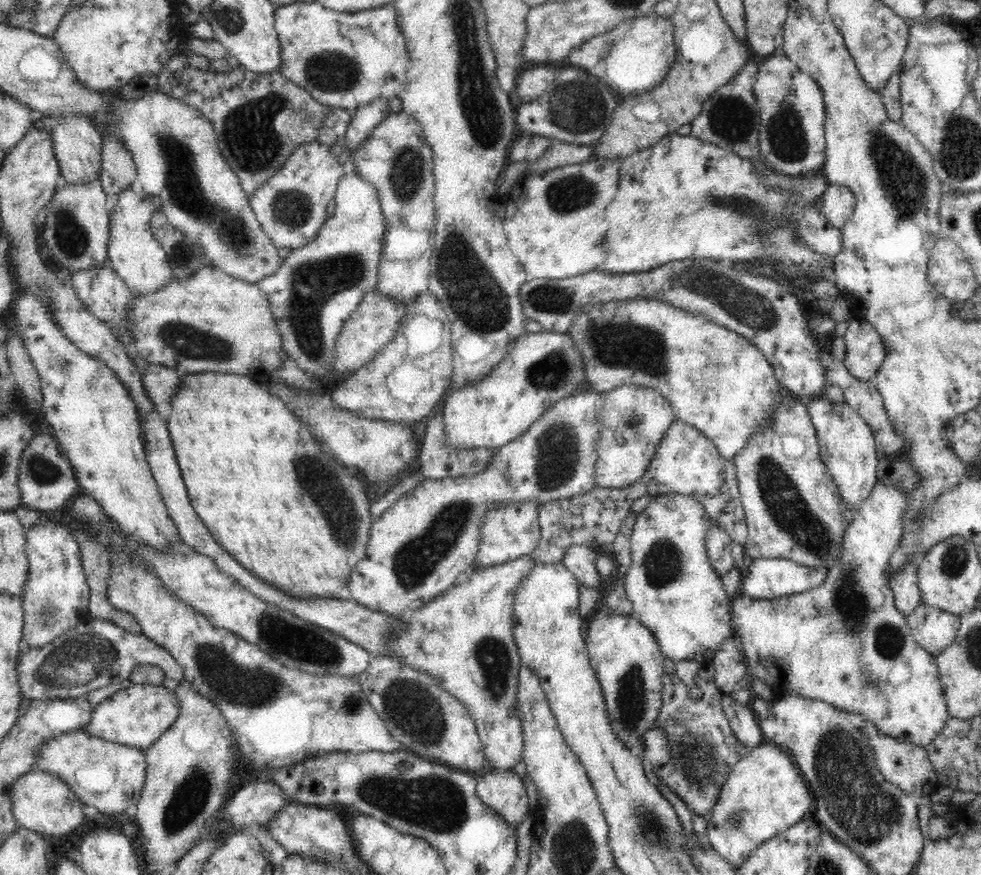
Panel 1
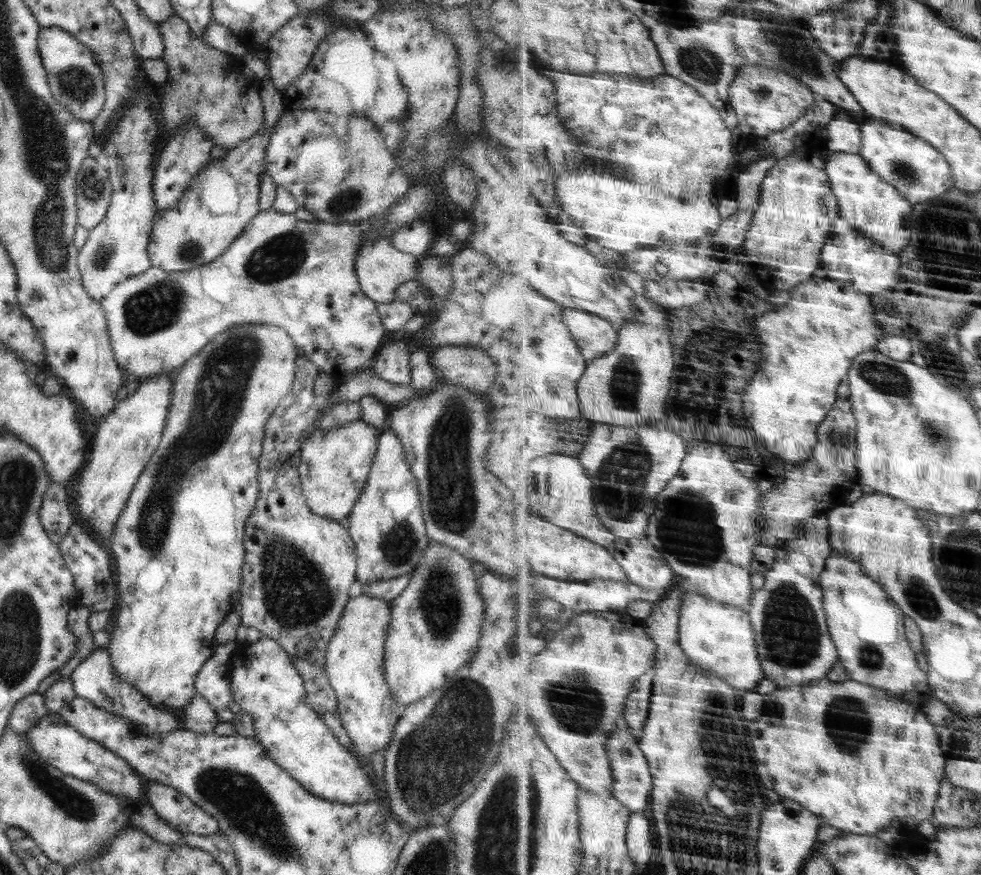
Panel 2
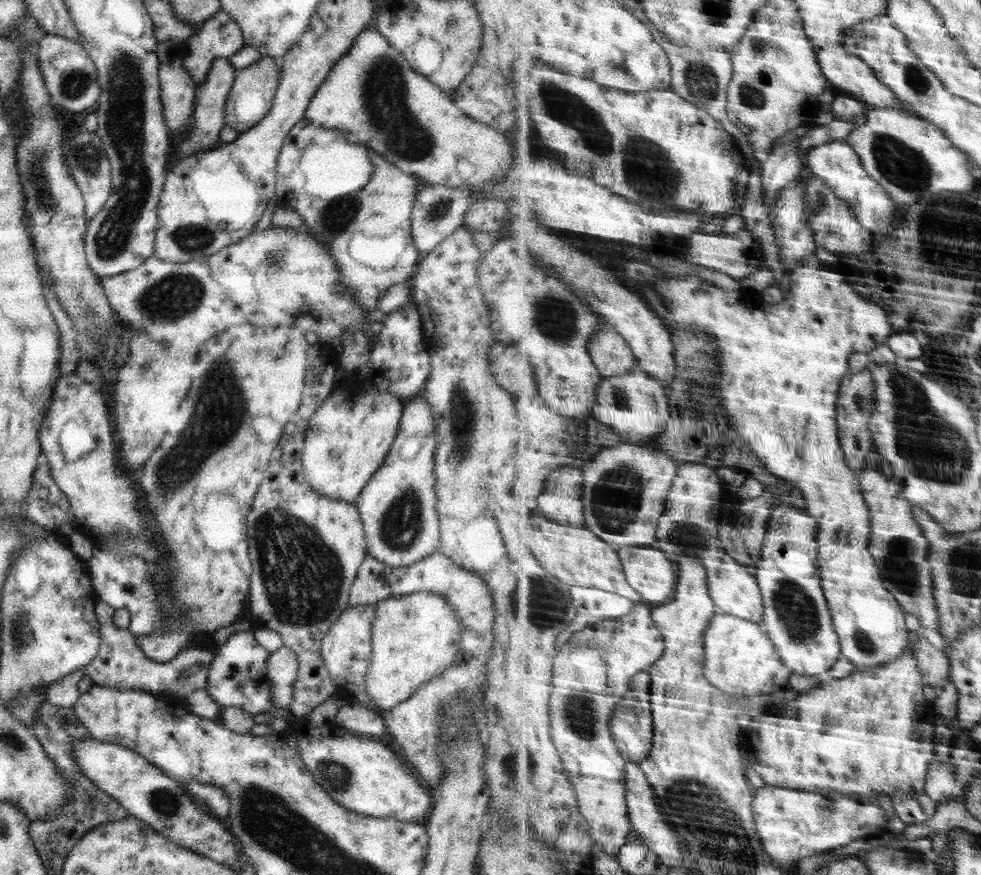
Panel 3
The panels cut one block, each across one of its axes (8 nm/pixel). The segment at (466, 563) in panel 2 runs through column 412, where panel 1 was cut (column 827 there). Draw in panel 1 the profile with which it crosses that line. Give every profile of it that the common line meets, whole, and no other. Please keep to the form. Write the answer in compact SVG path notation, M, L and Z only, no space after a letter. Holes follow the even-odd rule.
M878 482L868 498L855 510L854 520L848 525L849 527L843 534L844 542L842 542L842 550L840 550L841 561L838 564L829 566L826 580L820 586L780 598L754 599L744 594L734 596L731 599L732 629L734 630L735 638L740 643L749 673L756 675L757 680L770 685L777 695L784 691L792 690L804 698L830 703L845 711L860 714L863 720L873 722L882 734L893 736L898 740L907 740L916 746L927 748L928 745L936 740L938 734L942 732L946 721L949 719L949 712L944 696L944 688L940 682L935 655L924 650L914 640L907 618L896 609L894 593L891 589L890 562L903 536L904 514L908 510L908 505L910 505L910 494L908 492L902 491L902 488Z

